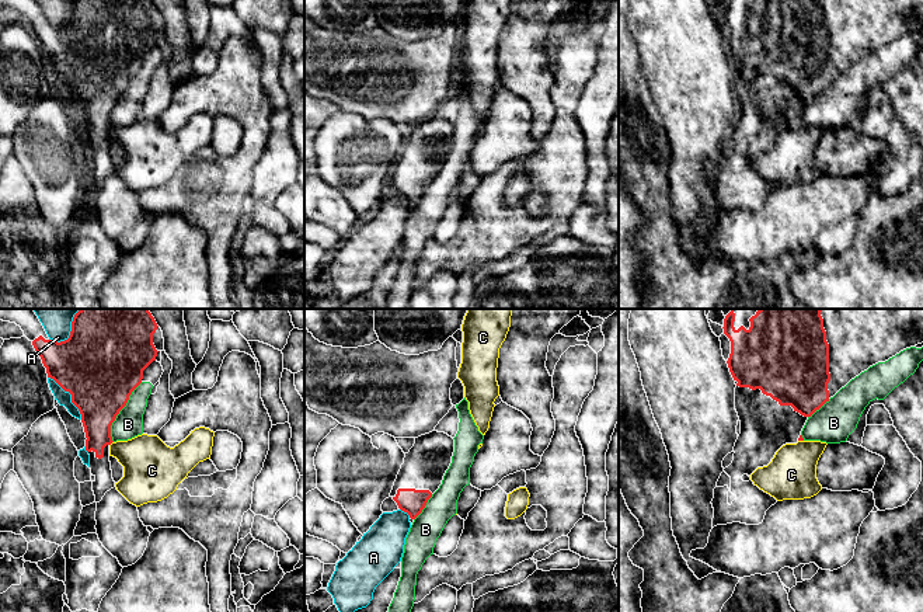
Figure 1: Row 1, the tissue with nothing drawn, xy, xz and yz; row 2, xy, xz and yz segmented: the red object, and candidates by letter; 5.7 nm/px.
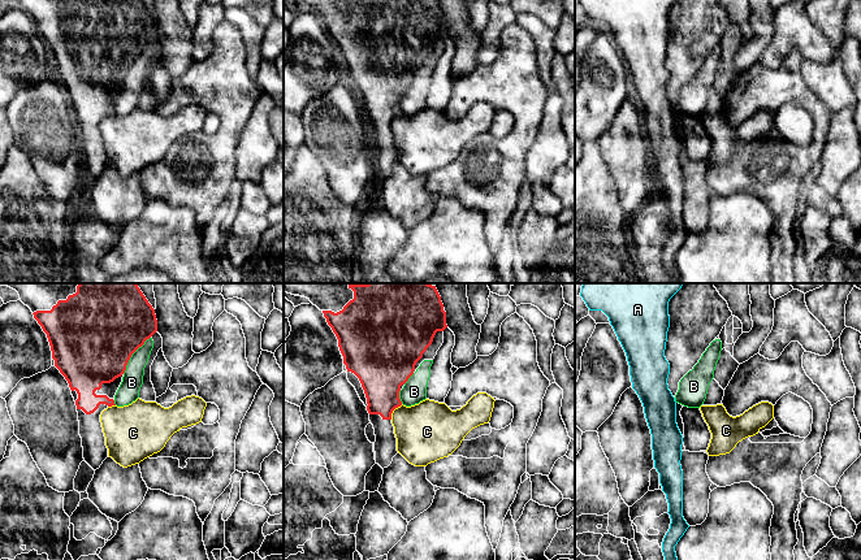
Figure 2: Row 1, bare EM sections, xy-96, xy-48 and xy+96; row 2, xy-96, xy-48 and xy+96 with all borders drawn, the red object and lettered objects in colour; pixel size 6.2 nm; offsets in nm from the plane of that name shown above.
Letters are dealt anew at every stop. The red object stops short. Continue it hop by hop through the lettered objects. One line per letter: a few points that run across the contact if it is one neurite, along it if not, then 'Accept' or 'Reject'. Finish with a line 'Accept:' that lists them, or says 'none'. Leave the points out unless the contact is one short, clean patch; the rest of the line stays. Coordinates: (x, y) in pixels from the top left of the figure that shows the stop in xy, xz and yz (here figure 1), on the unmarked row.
A: Reject
B: Reject
C: Line: xy (112, 127), (110, 131). Reject
Accept: none

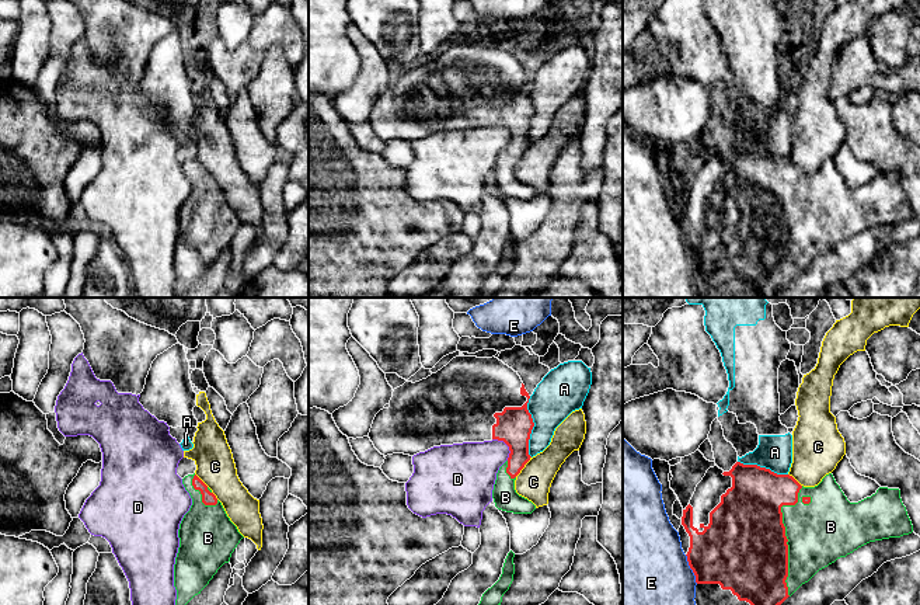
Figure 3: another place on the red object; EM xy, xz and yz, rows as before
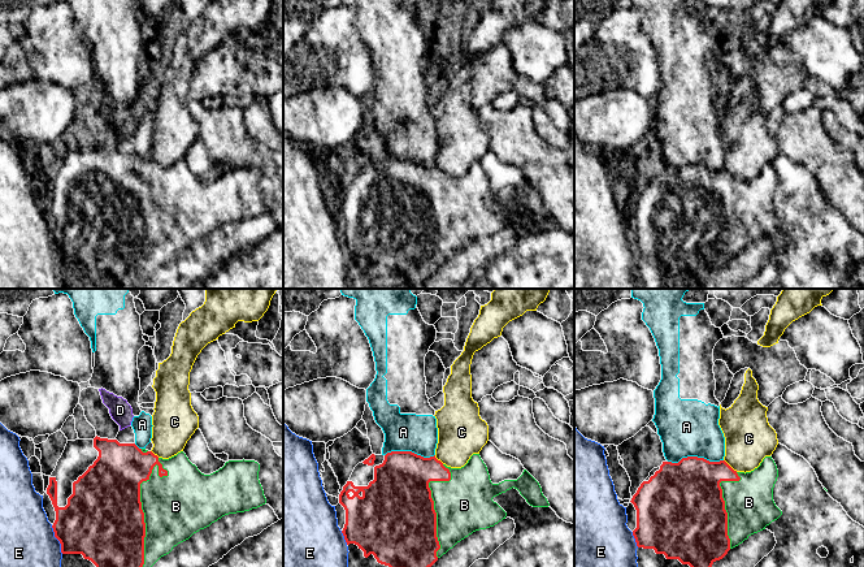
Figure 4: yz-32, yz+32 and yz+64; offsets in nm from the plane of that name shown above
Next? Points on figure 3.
A: Reject
B: Accept
C: Reject
D: Reject
E: Line: yz (685, 240), (697, 268). Reject
Accept: B

